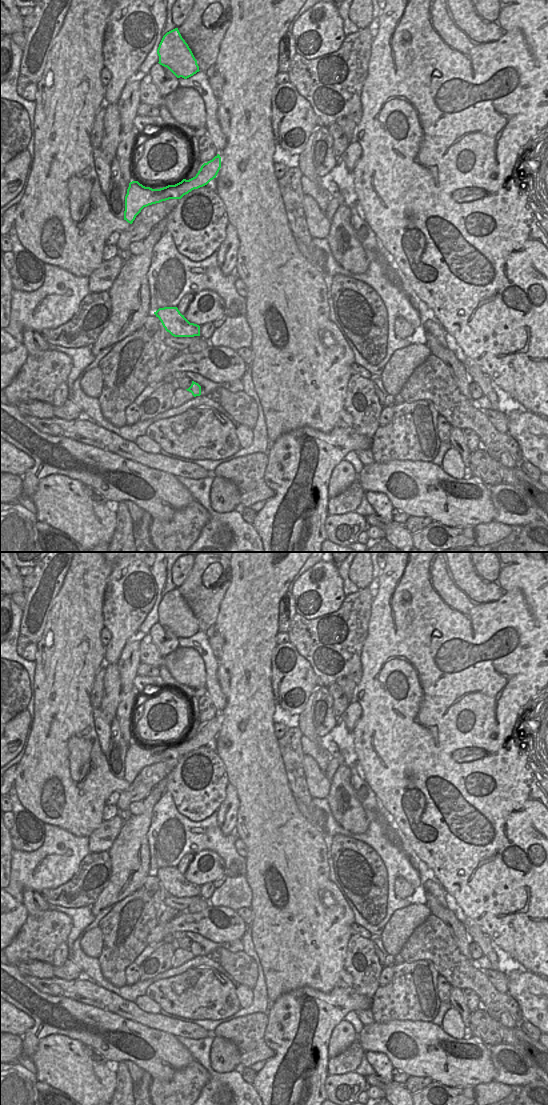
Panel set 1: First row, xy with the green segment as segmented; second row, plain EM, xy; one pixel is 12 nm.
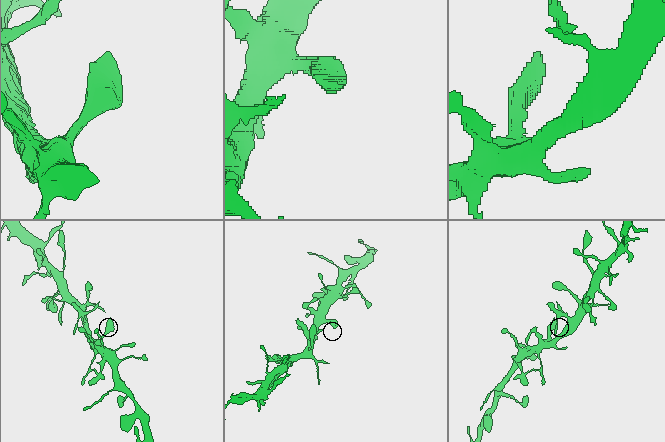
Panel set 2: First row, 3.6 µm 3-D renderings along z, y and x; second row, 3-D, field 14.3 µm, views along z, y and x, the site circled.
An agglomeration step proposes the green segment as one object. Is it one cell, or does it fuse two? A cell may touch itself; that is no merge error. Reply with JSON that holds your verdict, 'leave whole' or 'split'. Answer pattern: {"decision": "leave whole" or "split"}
{"decision": "leave whole"}

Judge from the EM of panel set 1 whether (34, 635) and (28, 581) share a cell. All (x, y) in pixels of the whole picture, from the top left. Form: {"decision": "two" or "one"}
{"decision": "two"}

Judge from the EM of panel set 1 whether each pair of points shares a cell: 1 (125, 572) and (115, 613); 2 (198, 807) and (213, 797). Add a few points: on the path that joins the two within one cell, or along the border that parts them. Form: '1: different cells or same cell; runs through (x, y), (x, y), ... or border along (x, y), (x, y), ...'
1: same cell; runs through (123, 582), (122, 603)
2: same cell; runs through (202, 803), (209, 797)

